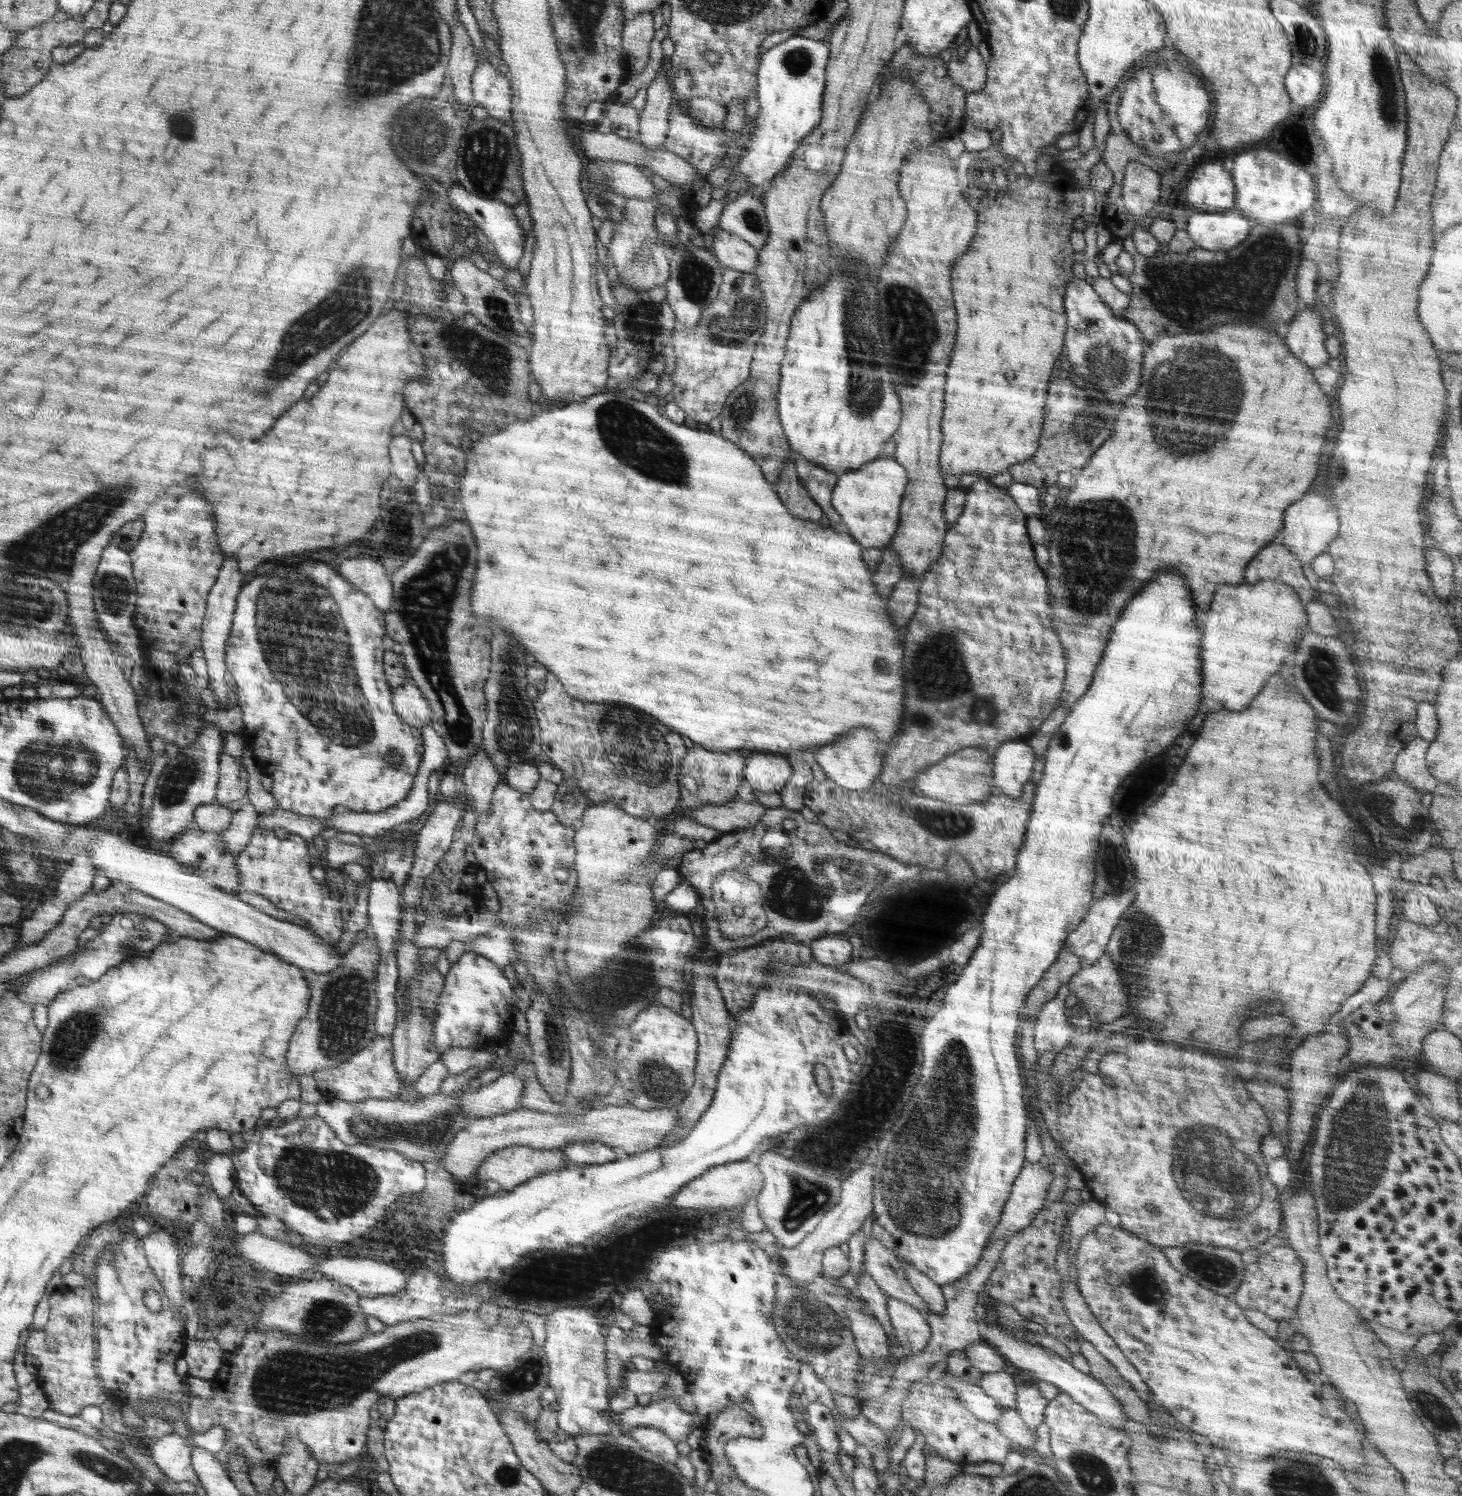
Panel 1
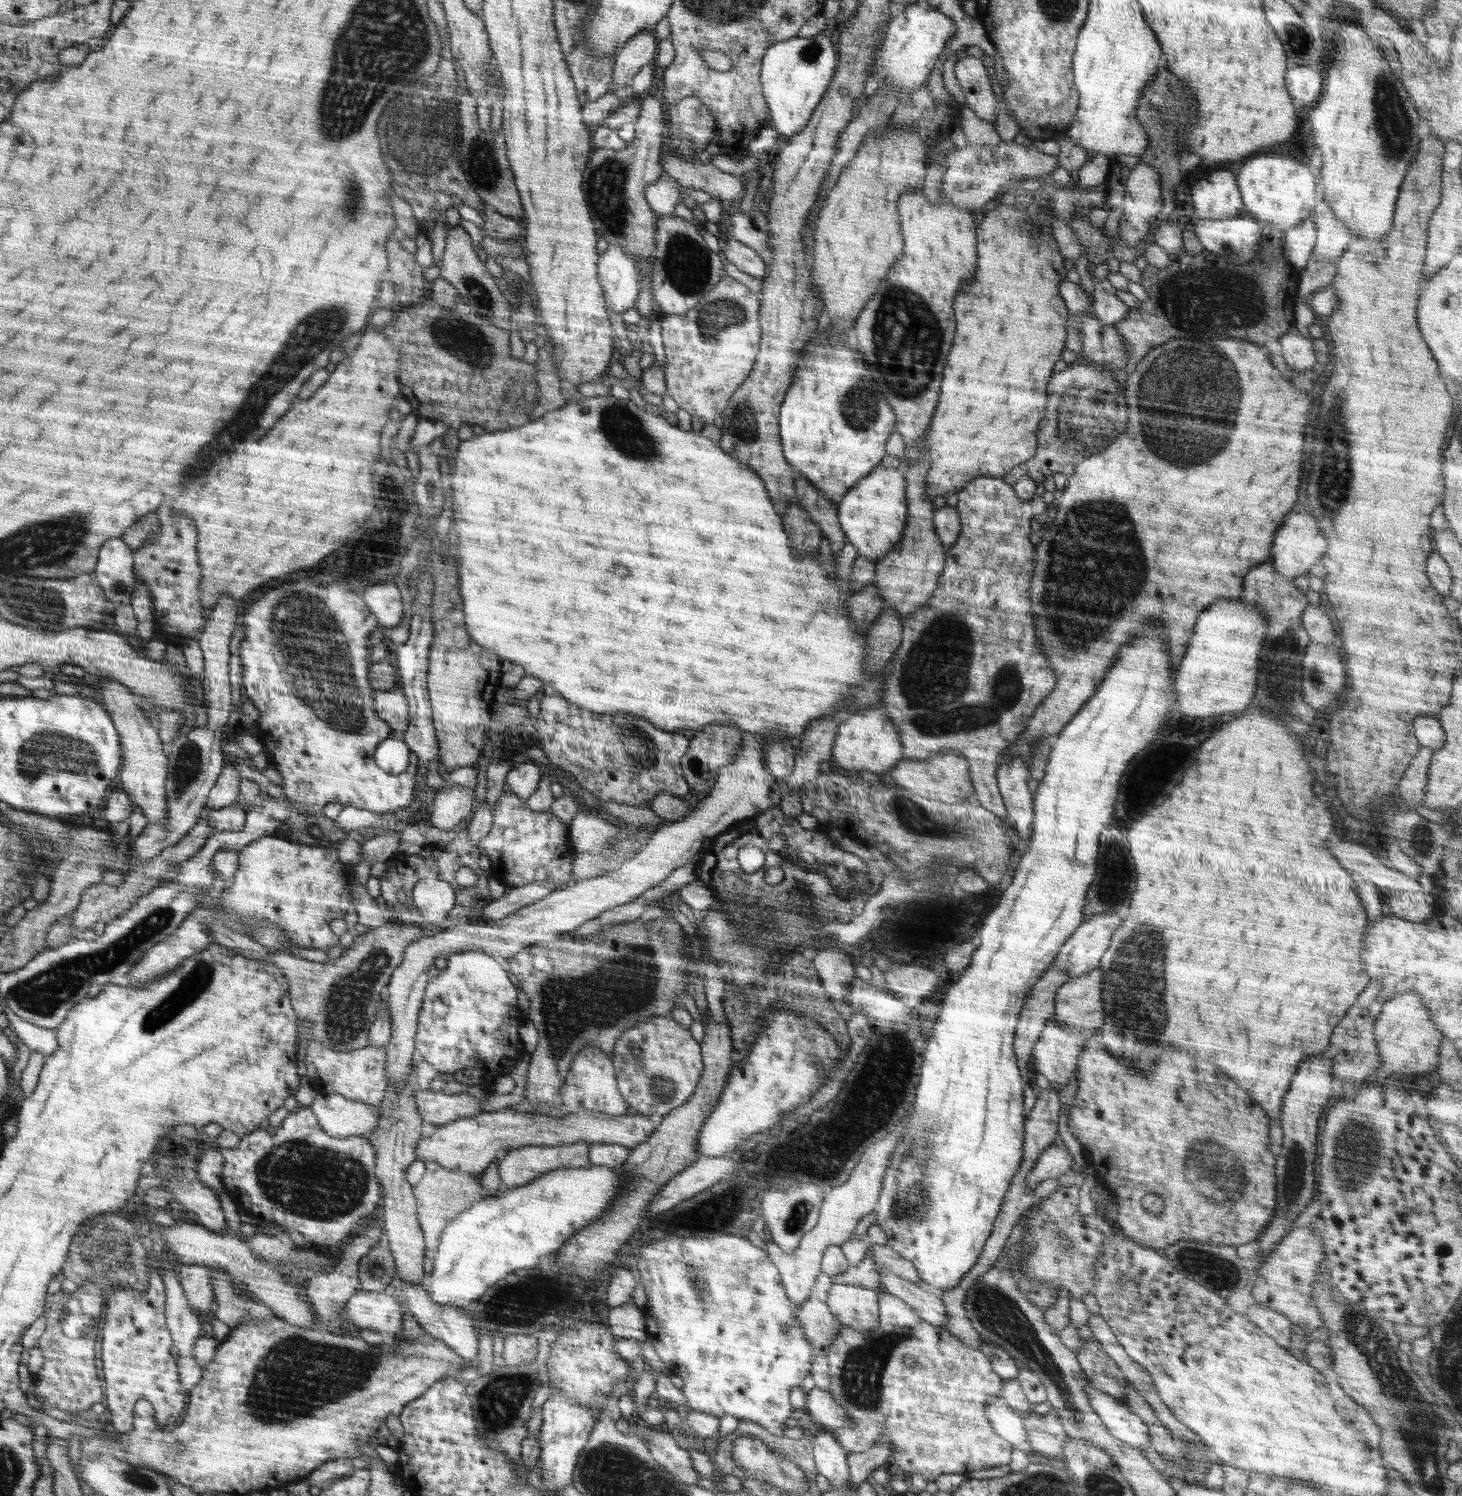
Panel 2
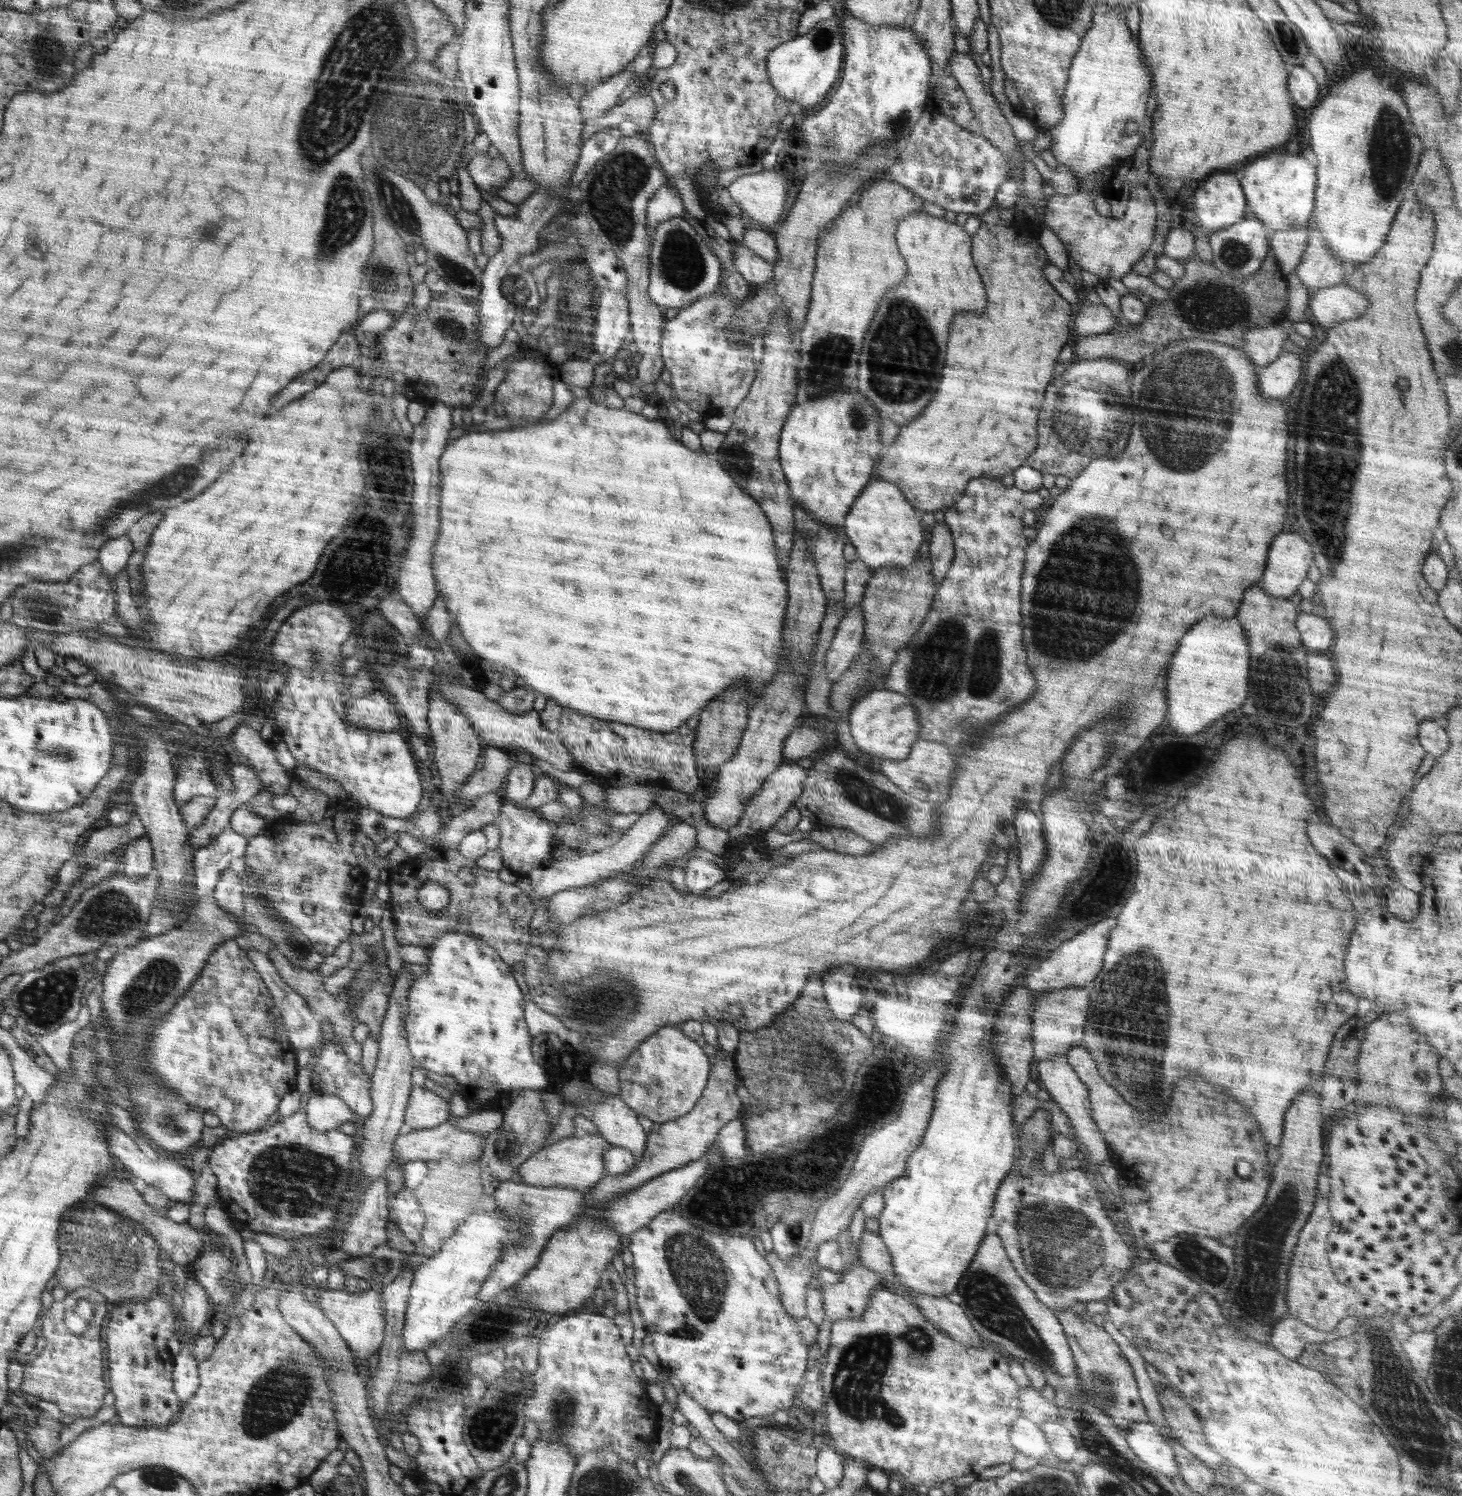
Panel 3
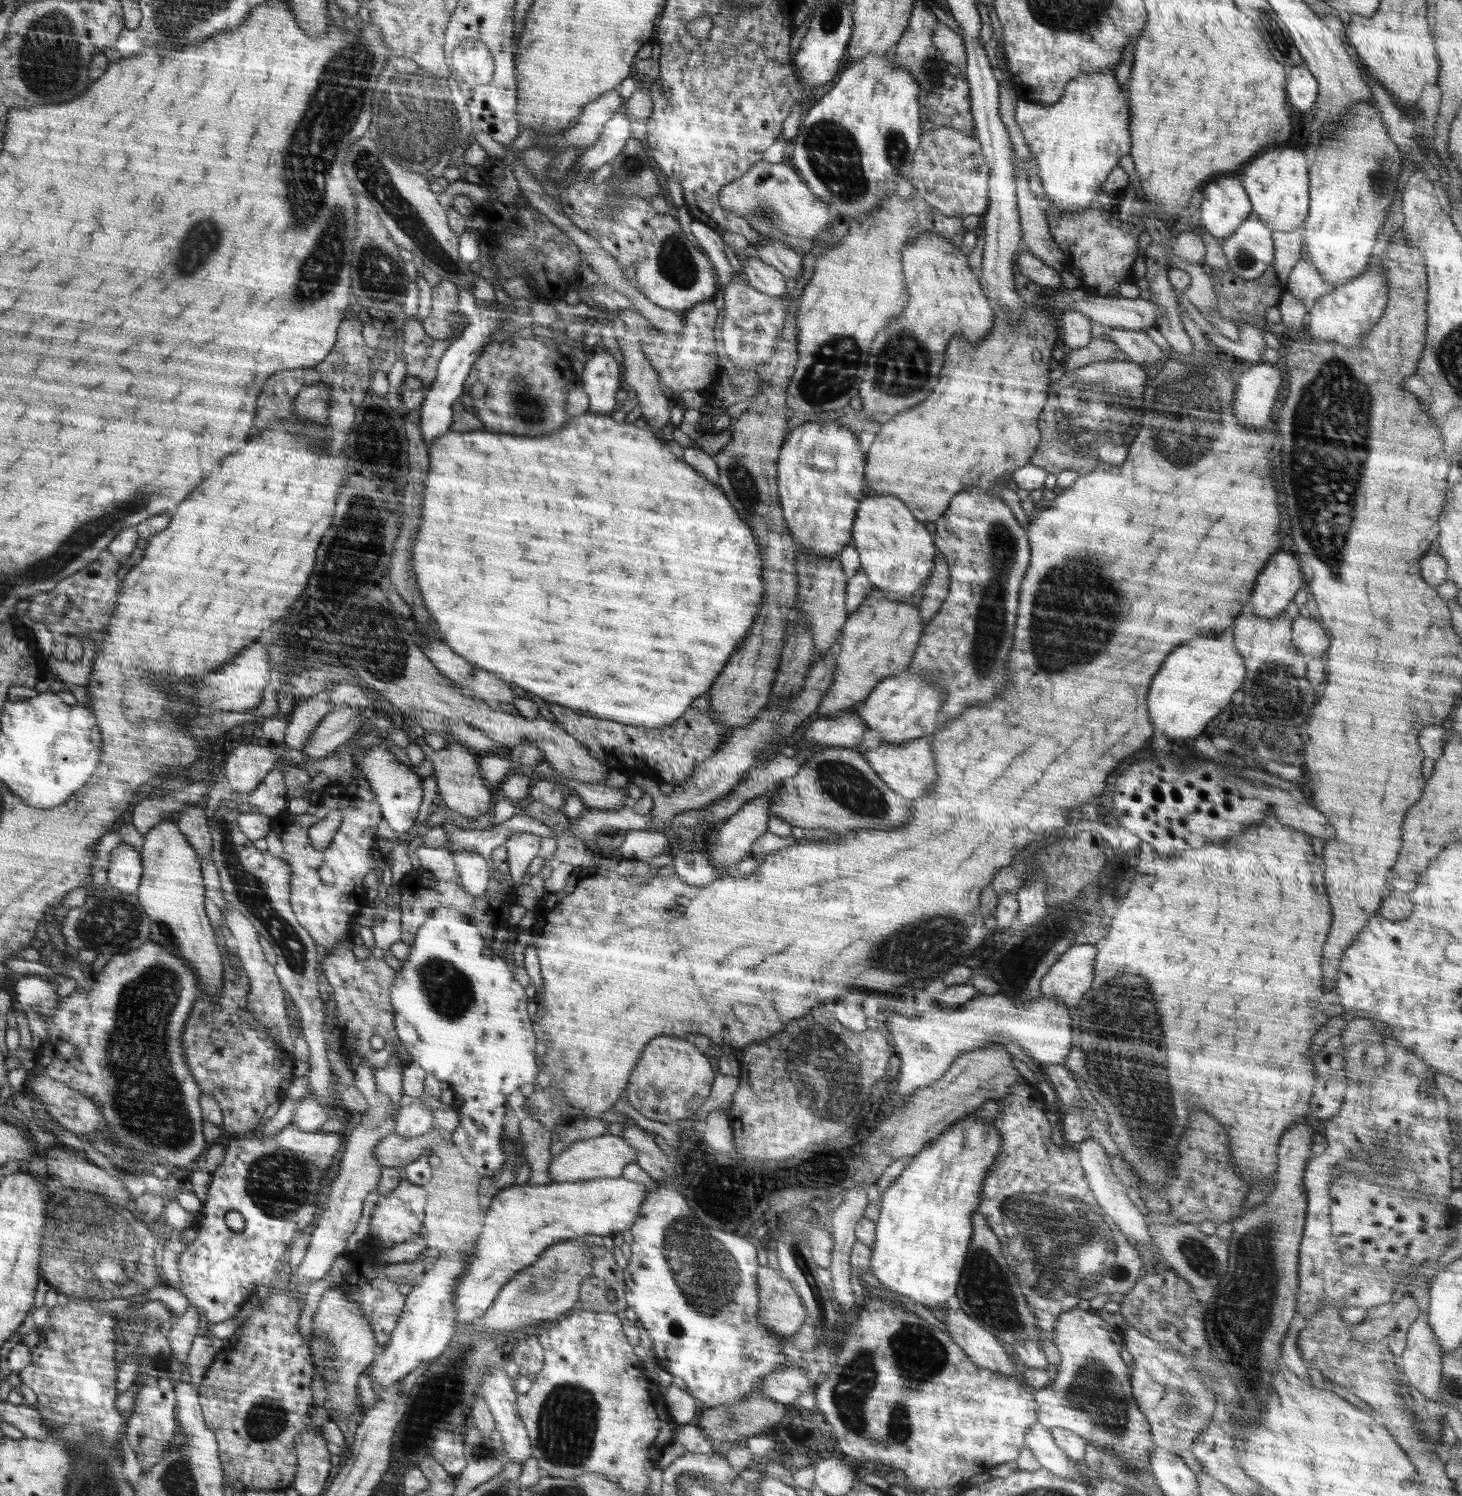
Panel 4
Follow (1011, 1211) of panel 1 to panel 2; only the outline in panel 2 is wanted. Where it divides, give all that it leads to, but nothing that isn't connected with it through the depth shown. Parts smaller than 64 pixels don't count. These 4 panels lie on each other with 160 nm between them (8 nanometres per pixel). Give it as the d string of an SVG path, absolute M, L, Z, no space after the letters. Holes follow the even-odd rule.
M1062 1141L1058 1145L1052 1143L1050 1147L1039 1154L1025 1182L1028 1184L1028 1191L1035 1192L1036 1184L1039 1182L1049 1178L1058 1179L1062 1174L1071 1170L1074 1160L1065 1145L1061 1144Z

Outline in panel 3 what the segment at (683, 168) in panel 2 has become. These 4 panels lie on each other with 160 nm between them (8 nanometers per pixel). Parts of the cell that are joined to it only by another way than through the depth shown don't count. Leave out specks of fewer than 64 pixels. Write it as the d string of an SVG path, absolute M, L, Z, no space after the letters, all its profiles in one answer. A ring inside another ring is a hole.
M763 169L762 172L752 173L738 177L727 186L730 198L734 199L736 209L743 212L745 220L758 224L767 231L773 232L782 223L787 213L784 211L788 187L786 176L771 170Z

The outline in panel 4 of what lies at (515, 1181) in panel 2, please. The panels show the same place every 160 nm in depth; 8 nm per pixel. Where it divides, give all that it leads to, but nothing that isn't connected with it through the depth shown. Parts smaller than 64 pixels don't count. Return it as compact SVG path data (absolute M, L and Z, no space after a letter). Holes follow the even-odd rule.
M610 1133L589 1139L581 1139L567 1145L567 1148L560 1154L557 1154L549 1162L548 1174L552 1182L576 1182L588 1181L595 1178L618 1178L624 1172L624 1168L631 1162L637 1162L637 1150L634 1150L624 1138Z

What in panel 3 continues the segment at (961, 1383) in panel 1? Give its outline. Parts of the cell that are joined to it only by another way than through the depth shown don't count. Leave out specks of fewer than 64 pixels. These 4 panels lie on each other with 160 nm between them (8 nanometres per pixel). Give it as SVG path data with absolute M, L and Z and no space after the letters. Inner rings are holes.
M1020 1417L1018 1420L1014 1420L1012 1424L1012 1430L1008 1432L1008 1438L1010 1438L1010 1444L1023 1454L1036 1458L1053 1458L1053 1453L1049 1447L1044 1433L1040 1430L1040 1426L1034 1424L1025 1417Z

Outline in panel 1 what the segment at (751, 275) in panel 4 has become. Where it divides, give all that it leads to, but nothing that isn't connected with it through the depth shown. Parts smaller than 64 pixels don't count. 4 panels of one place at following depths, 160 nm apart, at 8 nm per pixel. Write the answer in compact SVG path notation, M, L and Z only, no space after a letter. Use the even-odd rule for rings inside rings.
M715 228L714 256L728 269L753 272L759 261L758 251L737 234Z

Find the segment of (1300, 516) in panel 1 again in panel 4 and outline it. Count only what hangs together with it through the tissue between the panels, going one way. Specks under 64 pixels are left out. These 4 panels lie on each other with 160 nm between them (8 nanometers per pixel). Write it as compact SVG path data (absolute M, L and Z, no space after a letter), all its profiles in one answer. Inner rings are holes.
M1278 550L1271 556L1267 567L1262 569L1258 575L1247 606L1252 608L1253 613L1265 619L1271 619L1280 613L1284 613L1288 604L1296 596L1297 591L1305 585L1304 577L1305 567L1299 563L1296 553Z

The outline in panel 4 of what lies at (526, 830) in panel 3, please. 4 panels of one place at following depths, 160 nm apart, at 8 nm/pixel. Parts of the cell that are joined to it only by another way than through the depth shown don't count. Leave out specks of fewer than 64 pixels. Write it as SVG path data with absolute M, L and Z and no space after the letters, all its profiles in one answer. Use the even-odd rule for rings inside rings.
M514 833L503 842L507 850L511 879L514 882L522 880L530 862L538 856L540 840L541 837L536 834Z

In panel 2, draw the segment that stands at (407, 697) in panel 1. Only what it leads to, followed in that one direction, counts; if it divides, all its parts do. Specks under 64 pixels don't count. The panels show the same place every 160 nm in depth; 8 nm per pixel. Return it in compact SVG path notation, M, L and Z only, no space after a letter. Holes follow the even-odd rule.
M403 690L376 691L374 712L400 735L408 728L408 704Z

